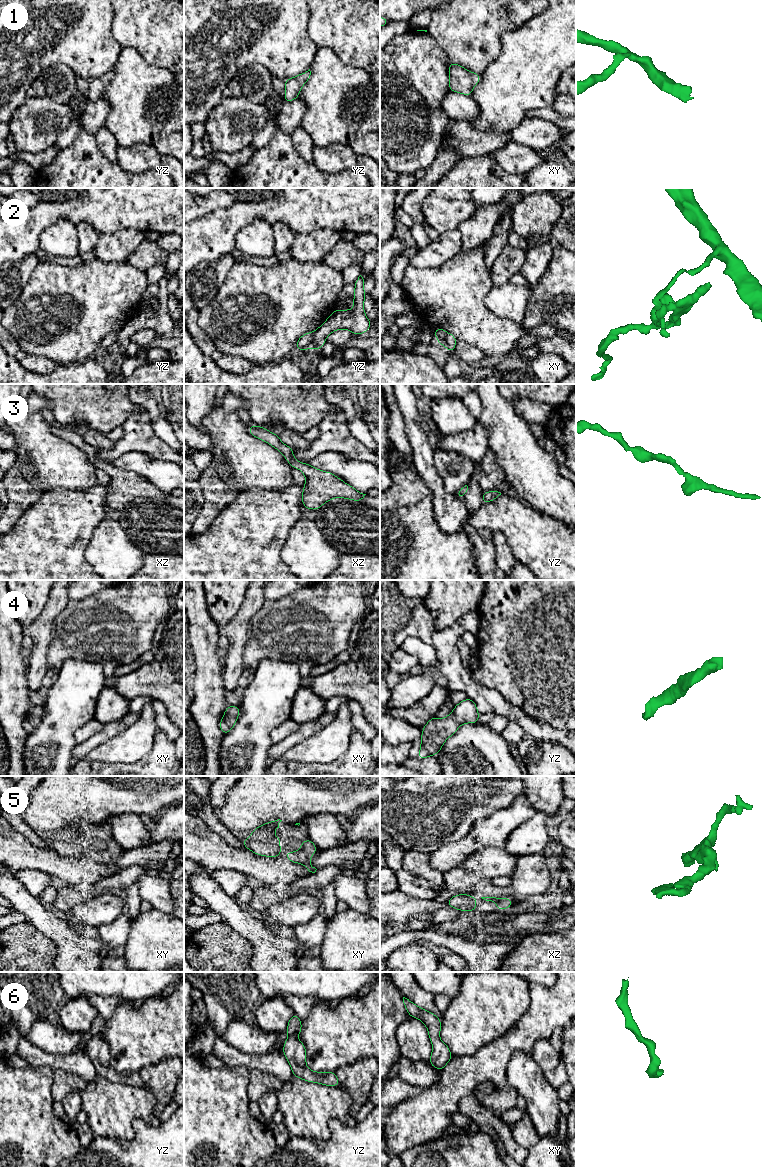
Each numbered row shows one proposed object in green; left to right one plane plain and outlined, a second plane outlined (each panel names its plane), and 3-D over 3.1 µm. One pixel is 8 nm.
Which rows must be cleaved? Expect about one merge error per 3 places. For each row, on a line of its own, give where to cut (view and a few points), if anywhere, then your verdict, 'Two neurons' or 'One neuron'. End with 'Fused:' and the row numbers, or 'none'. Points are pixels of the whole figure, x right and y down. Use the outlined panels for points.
1: No split. One neuron
2: Split along yz (315, 332), (309, 347). Two neurons
3: No split. One neuron
4: No split. One neuron
5: No split. One neuron
6: No split. One neuron
Fused: 2

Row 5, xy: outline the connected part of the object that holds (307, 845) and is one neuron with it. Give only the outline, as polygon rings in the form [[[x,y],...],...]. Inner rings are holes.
[[[305,840],[301,843],[301,849],[295,852],[287,852],[284,854],[291,862],[301,863],[309,872],[315,873],[316,868],[309,864],[311,856],[317,851],[317,847],[310,840]]]

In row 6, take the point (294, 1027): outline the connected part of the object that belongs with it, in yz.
[[[294,1013],[288,1022],[288,1039],[284,1043],[283,1053],[290,1063],[294,1076],[307,1082],[315,1082],[327,1086],[339,1086],[340,1081],[335,1072],[313,1072],[306,1066],[306,1049],[302,1042],[297,1039],[302,1030],[302,1020]]]

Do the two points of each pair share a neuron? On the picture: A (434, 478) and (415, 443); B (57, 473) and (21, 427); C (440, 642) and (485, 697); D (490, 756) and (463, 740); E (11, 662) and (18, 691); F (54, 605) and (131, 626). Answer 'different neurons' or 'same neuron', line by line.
A: same neuron
B: same neuron
C: same neuron
D: same neuron
E: same neuron
F: different neurons

